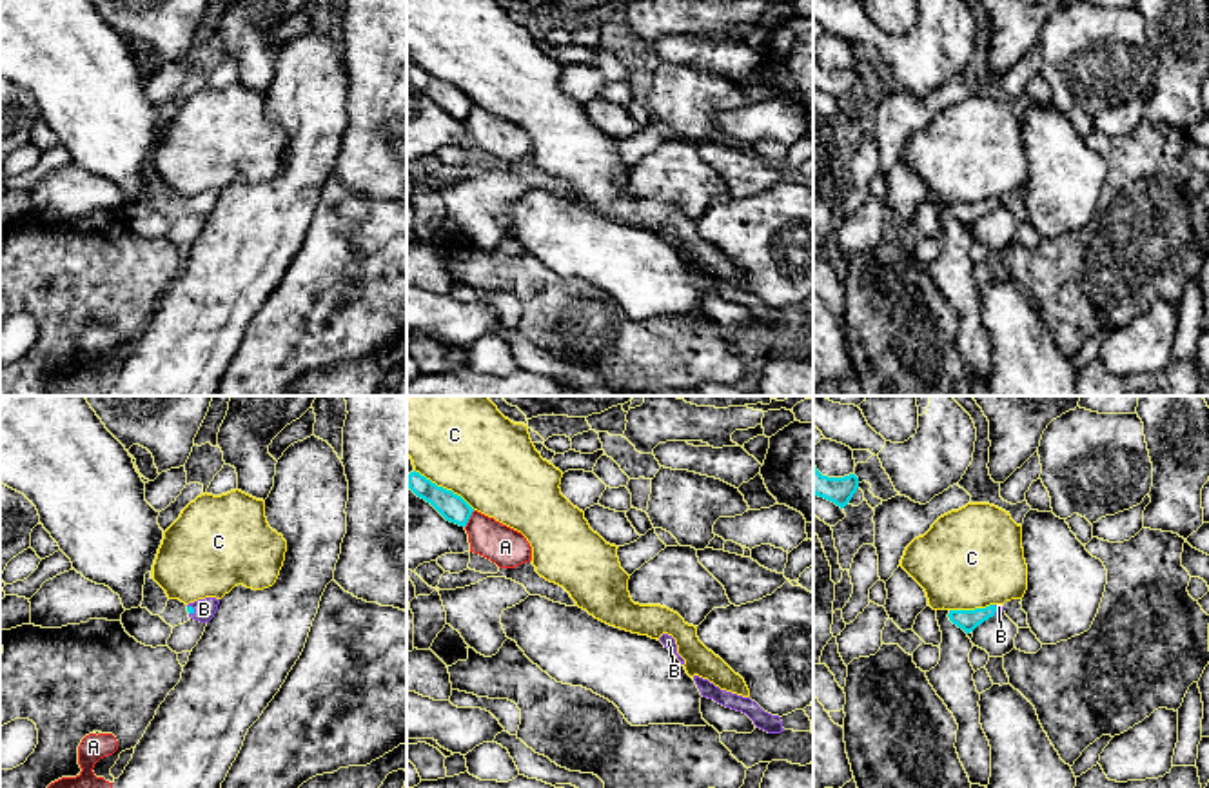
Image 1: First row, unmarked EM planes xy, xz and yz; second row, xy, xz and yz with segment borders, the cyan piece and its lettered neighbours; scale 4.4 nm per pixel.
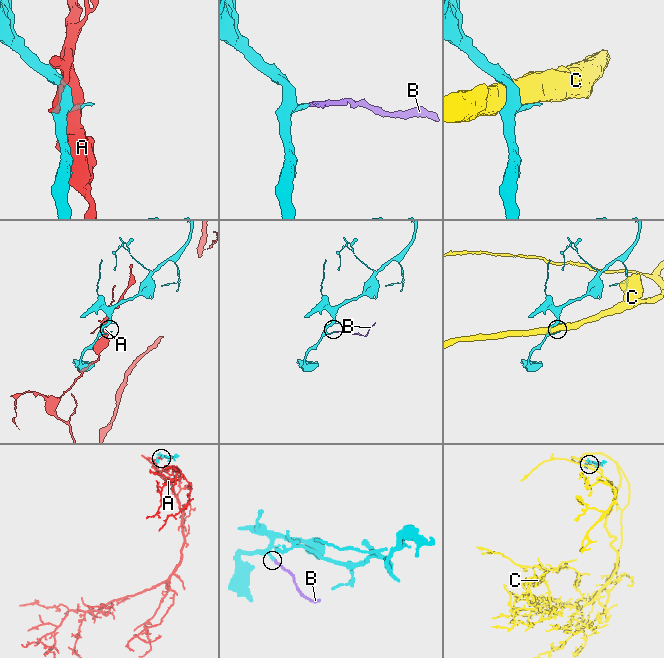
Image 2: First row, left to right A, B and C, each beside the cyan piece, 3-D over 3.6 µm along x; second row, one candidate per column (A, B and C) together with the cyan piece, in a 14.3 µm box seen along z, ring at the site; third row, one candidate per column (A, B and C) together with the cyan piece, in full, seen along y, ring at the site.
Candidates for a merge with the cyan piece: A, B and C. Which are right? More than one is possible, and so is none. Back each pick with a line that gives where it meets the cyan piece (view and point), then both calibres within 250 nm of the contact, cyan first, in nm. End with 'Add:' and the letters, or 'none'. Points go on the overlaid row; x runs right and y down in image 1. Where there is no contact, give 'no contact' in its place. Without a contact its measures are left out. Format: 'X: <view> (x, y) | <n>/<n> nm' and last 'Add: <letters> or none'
B: xy (193, 609) | 30/100 nm
Add: B

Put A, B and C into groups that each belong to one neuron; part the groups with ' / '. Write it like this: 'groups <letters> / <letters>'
groups A / B / C

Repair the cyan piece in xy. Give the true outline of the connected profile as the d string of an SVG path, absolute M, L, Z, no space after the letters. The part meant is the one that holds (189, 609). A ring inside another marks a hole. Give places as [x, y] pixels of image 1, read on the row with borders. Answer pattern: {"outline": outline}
{"outline": "M205 597L205 599L189 603L187 612L191 619L200 621L200 623L209 623L216 614L218 605L220 605L220 599Z"}

